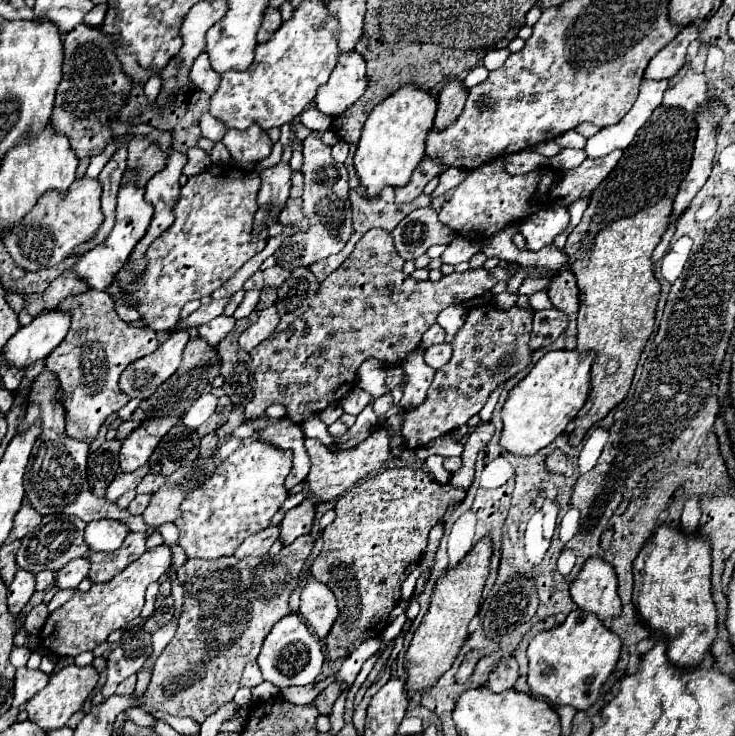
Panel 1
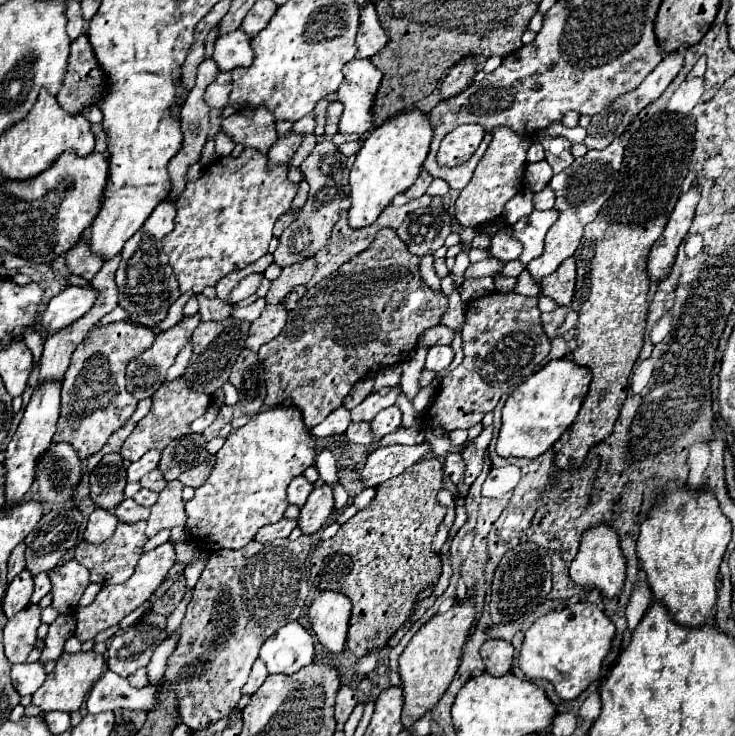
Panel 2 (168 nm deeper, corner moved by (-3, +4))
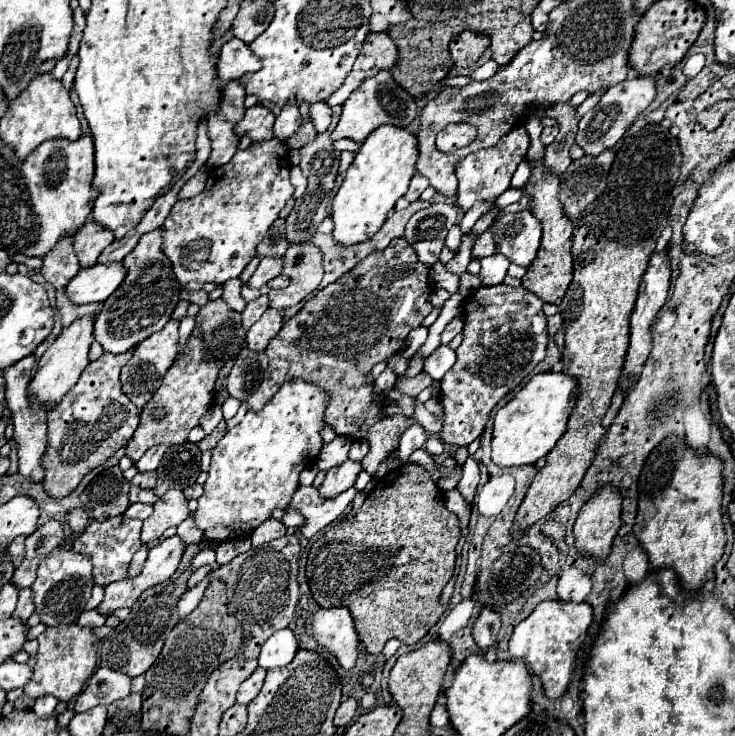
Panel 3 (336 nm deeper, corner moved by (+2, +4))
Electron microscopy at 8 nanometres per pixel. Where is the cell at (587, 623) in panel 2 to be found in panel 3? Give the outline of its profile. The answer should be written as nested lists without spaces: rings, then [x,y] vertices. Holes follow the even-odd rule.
[[[547,600],[541,602],[523,622],[515,626],[509,638],[509,652],[513,658],[527,664],[527,668],[531,668],[535,676],[541,678],[543,694],[547,698],[559,698],[565,694],[573,674],[575,654],[583,644],[591,622],[593,610],[589,604],[567,604],[561,600]]]

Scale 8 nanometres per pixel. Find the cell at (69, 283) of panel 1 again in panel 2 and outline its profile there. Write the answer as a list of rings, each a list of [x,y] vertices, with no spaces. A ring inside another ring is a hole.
[[[78,244],[68,252],[66,264],[72,274],[80,274],[86,280],[92,280],[104,262],[100,260],[100,256],[92,256],[88,244]]]

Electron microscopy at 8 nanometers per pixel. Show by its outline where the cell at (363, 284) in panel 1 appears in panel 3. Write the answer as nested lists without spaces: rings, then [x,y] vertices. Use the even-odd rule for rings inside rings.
[[[395,238],[383,252],[373,252],[361,260],[351,272],[343,274],[337,282],[319,290],[305,306],[283,324],[279,336],[267,346],[269,366],[261,386],[247,400],[251,410],[263,408],[273,392],[283,382],[303,378],[327,390],[331,404],[325,412],[325,424],[337,434],[363,438],[369,442],[369,454],[363,468],[373,476],[379,468],[379,460],[399,446],[401,434],[415,424],[413,418],[403,414],[387,416],[385,398],[373,390],[373,382],[367,382],[367,372],[381,362],[397,354],[413,328],[429,314],[429,268],[417,260],[415,250],[405,238]]]

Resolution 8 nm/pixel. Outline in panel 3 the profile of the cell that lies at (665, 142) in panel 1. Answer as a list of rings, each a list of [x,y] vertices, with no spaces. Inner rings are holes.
[[[647,124],[637,134],[625,136],[615,148],[605,192],[585,208],[573,230],[575,272],[559,312],[565,330],[563,372],[577,380],[579,396],[569,416],[567,432],[547,454],[545,466],[539,468],[517,510],[513,538],[521,538],[529,526],[553,512],[577,490],[605,434],[601,420],[619,386],[629,344],[629,316],[655,242],[669,222],[671,190],[677,184],[679,164],[677,140],[661,124]]]

